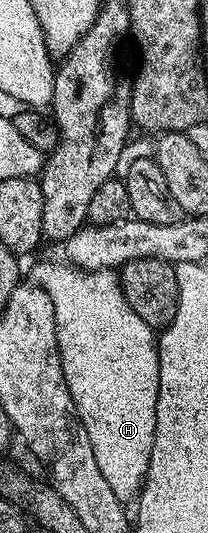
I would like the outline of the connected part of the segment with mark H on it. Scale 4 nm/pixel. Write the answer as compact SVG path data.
M59 263L60 265L40 265L36 269L35 284L44 286L44 290L50 295L54 303L54 319L56 320L56 334L60 344L60 358L62 359L62 371L66 379L66 387L70 387L70 395L76 404L76 414L86 427L86 435L90 435L90 447L94 451L94 459L102 471L106 483L110 483L110 491L118 495L122 502L131 502L130 499L139 498L140 490L144 487L144 479L148 476L148 464L150 463L150 451L154 447L154 431L156 430L156 404L158 403L158 387L160 386L160 350L158 337L153 326L147 325L134 311L120 286L119 276L112 269L85 269L71 263Z

